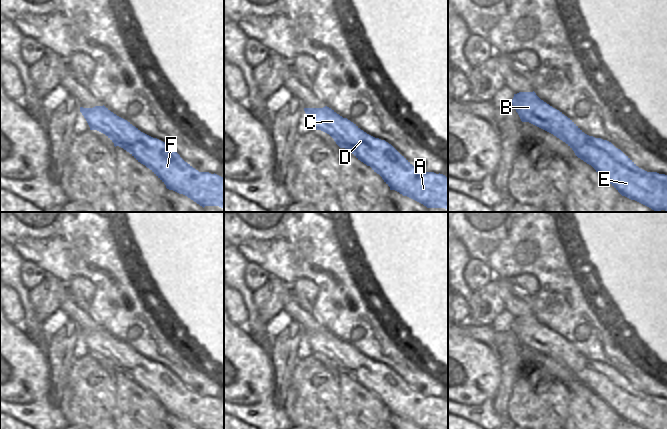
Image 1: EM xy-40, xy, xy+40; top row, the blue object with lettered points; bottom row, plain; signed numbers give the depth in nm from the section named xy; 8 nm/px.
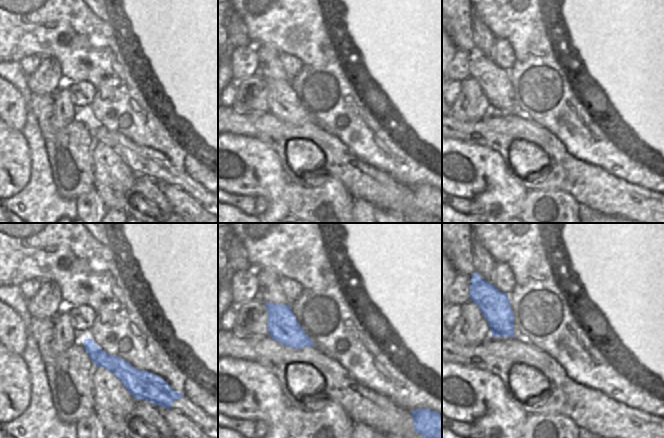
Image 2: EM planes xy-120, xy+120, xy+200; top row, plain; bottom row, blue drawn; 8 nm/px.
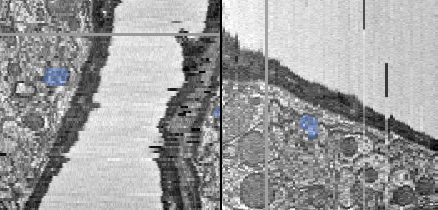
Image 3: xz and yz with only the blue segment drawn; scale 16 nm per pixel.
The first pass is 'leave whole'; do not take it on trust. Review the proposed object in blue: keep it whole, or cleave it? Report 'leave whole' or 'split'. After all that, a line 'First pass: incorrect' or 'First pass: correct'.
leave whole
First pass: correct

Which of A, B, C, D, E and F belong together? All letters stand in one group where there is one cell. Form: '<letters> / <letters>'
A B C D E F

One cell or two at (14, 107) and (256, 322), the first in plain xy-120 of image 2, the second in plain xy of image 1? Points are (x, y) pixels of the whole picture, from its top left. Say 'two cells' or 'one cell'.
two cells

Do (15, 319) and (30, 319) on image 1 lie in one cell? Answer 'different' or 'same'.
different

